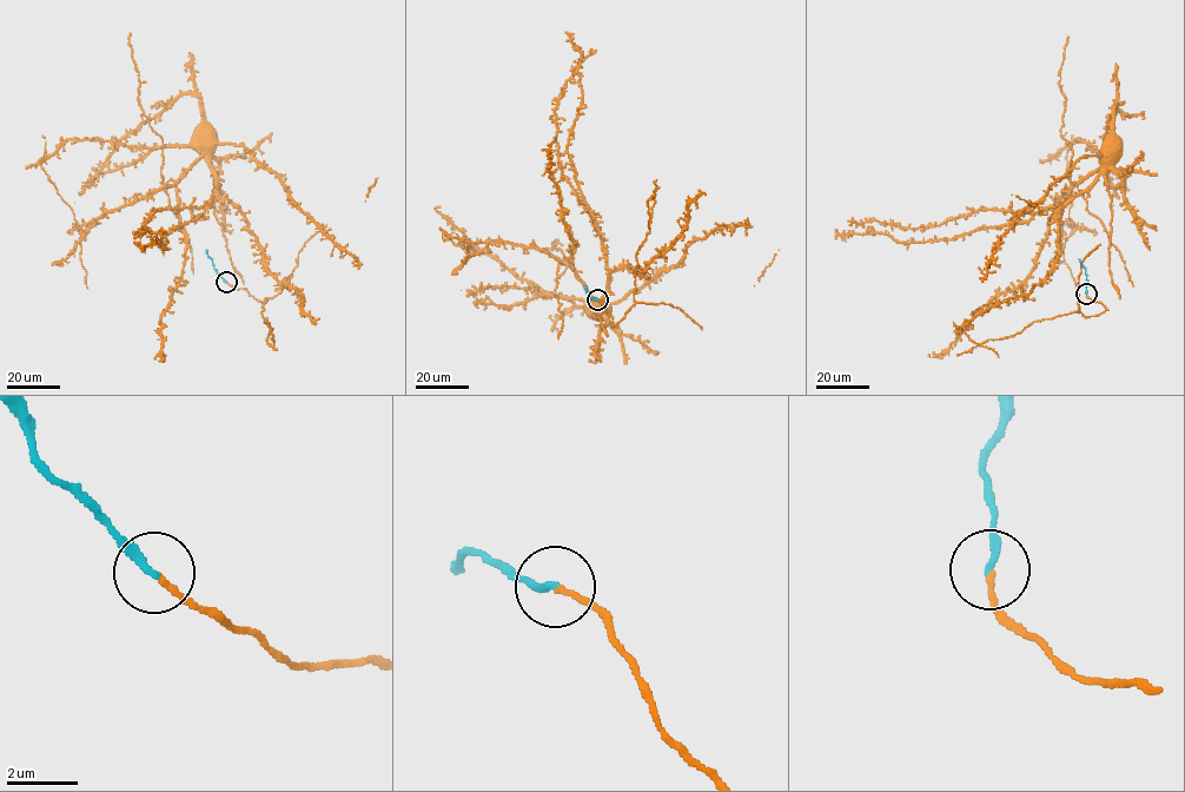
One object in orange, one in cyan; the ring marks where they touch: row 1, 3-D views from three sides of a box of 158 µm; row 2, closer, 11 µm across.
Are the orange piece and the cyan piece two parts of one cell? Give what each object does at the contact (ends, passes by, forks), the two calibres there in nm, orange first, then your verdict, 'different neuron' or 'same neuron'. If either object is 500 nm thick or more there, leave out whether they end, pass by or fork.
orange ends | cyan ends | 150/200 nm | same neuron

